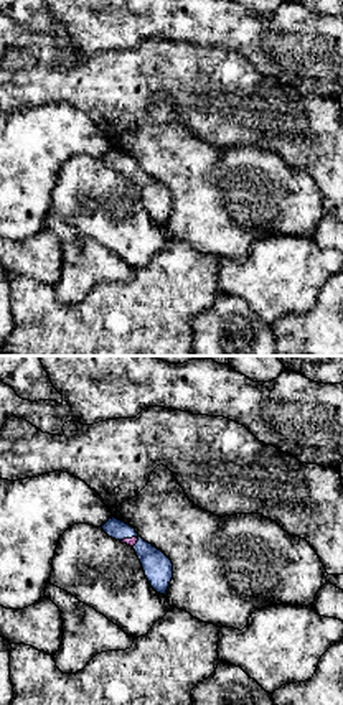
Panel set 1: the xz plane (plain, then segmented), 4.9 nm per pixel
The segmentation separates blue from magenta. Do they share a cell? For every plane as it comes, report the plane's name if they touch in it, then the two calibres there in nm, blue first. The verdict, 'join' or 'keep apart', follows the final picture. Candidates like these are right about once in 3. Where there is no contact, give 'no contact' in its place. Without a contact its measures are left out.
meets blue in xz; 140 nm thick on the blue side, 40 nm on the other

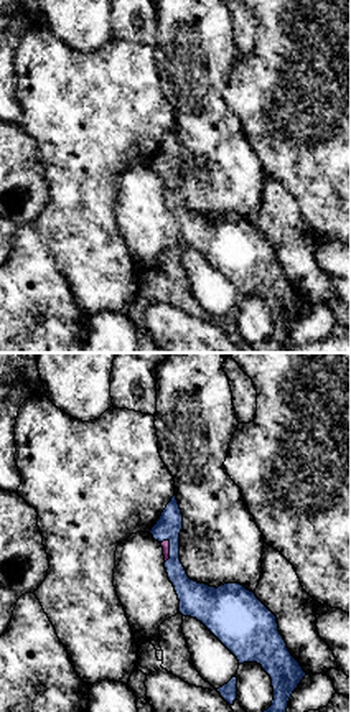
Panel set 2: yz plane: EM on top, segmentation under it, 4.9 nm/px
meets blue in yz; 140 nm thick on the blue side, 50 nm on the other

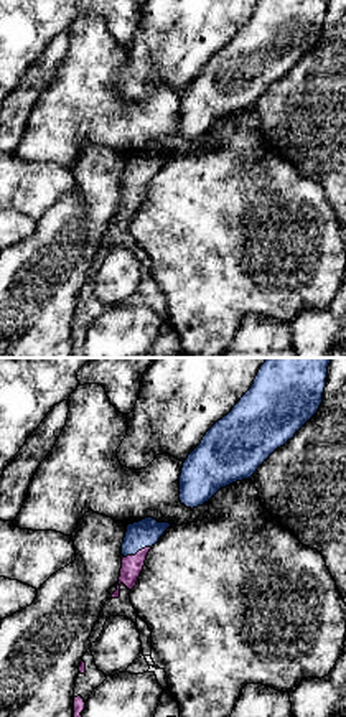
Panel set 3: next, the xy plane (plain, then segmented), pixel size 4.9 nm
meets blue in xy; 140 nm thick on the blue side, 110 nm on the other

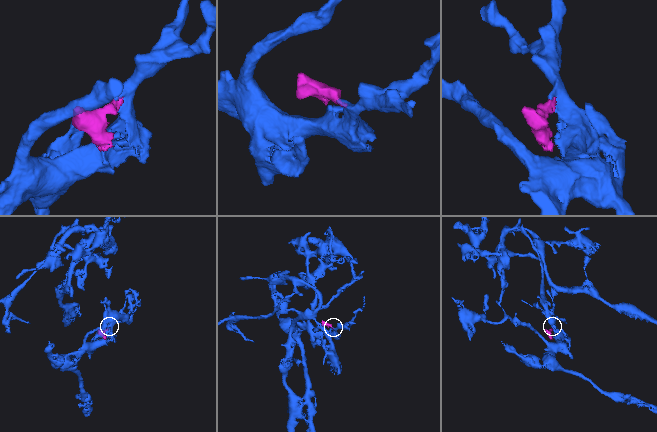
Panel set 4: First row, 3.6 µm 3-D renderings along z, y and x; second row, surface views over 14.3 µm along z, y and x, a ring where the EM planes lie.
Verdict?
join

